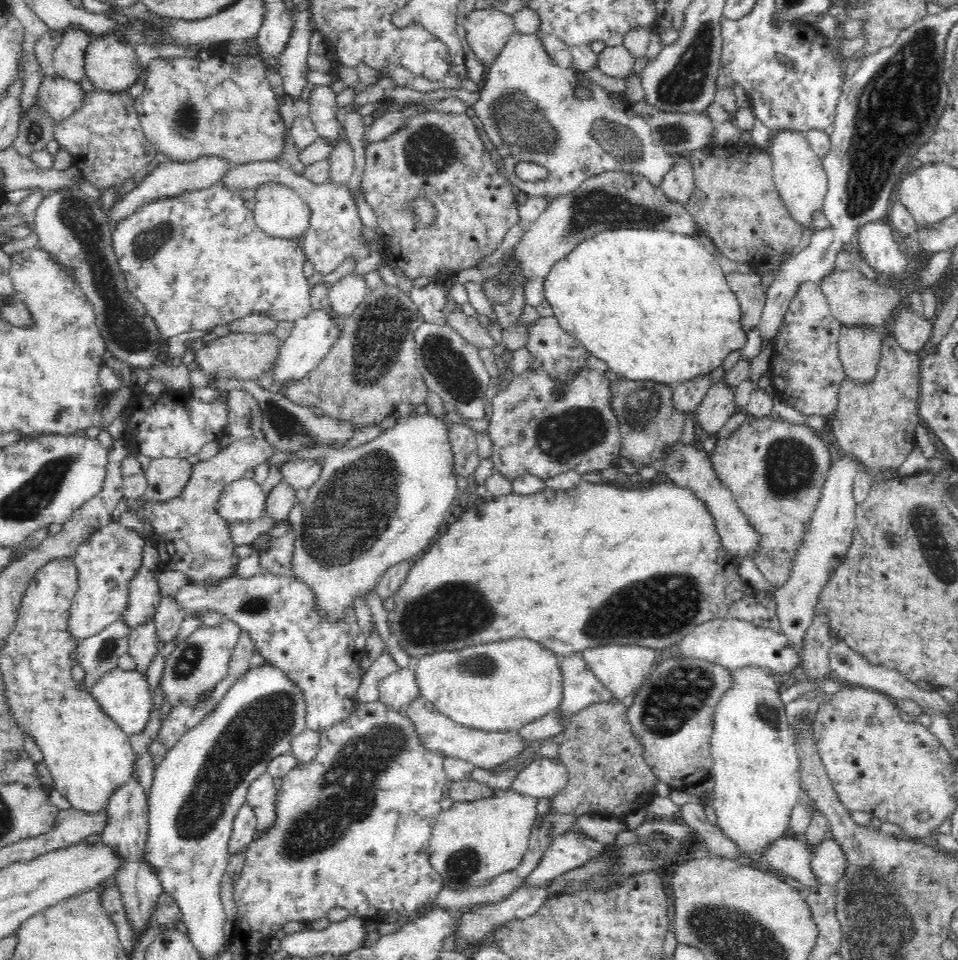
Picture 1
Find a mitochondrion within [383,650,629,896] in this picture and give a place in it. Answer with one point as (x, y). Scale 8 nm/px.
(462, 863)

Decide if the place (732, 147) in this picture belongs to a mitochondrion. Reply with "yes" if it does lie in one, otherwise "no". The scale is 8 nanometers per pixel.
no

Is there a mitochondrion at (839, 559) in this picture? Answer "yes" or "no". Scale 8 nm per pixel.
no

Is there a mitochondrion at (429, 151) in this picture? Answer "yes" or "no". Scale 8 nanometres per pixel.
yes

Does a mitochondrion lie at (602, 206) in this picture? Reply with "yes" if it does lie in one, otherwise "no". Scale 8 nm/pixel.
yes

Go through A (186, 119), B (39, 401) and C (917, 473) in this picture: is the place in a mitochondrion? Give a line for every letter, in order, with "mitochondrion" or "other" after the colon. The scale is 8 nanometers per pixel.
A: mitochondrion
B: other
C: other

